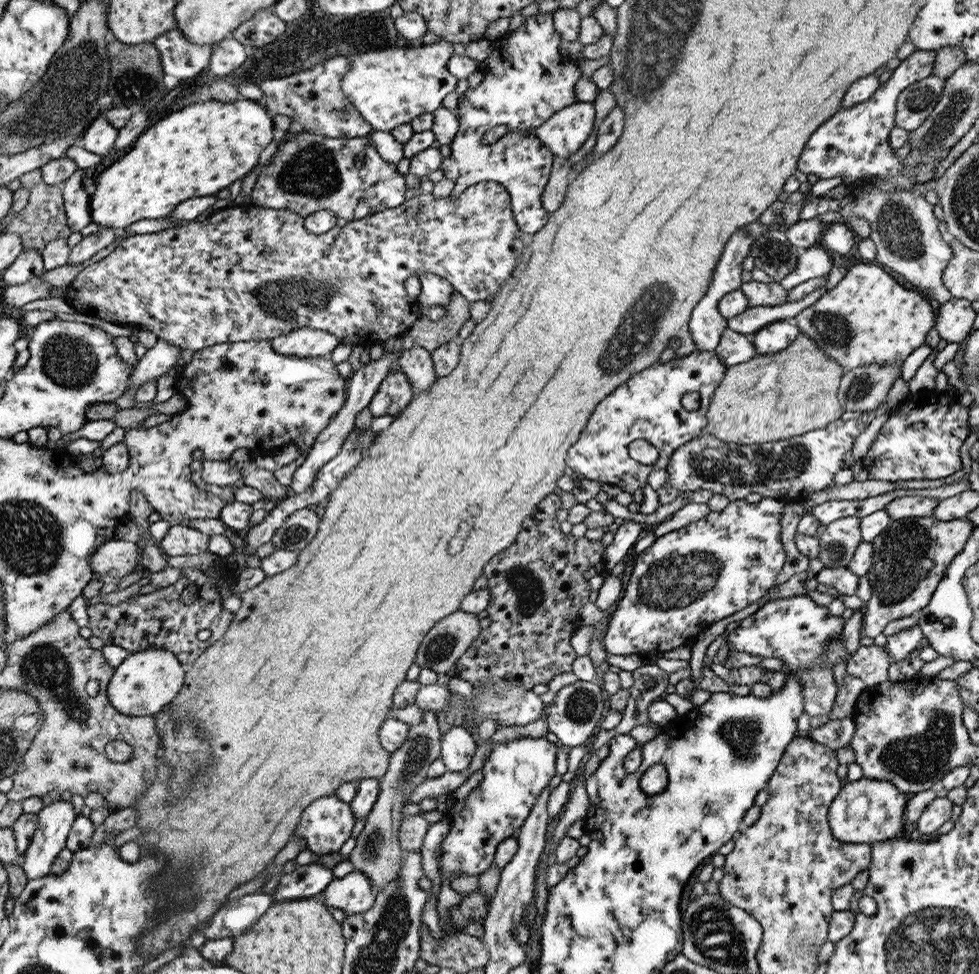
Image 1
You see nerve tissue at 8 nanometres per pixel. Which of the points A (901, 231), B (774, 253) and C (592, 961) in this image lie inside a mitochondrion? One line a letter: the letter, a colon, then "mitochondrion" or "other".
A: mitochondrion
B: mitochondrion
C: other

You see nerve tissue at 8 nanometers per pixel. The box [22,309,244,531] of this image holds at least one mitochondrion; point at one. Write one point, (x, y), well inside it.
(68, 361)

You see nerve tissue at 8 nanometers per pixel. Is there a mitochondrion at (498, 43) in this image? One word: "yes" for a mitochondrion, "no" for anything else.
no

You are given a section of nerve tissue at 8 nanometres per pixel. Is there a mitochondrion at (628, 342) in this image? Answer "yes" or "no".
yes

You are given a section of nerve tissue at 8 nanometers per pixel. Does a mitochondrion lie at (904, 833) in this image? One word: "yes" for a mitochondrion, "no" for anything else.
no

